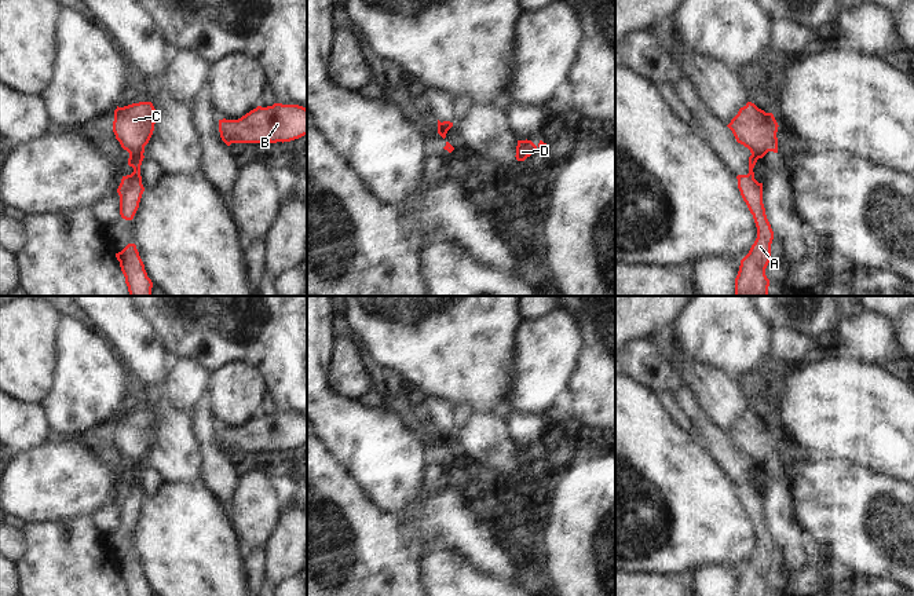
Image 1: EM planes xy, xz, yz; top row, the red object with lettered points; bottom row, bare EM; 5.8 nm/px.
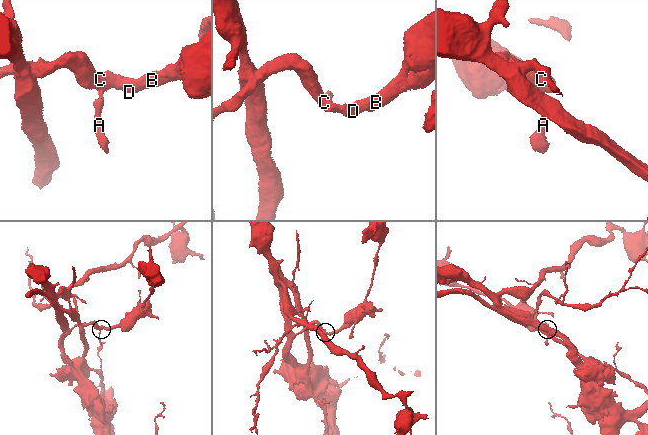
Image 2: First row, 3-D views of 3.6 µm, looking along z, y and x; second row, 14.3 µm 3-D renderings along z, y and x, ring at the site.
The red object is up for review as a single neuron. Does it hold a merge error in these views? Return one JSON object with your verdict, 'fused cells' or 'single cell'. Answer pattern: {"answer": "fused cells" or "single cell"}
{"answer": "fused cells"}

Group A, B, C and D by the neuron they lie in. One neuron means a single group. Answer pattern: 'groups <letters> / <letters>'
groups A / B C D

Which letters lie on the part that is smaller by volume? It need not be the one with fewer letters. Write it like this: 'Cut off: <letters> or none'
Cut off: A.

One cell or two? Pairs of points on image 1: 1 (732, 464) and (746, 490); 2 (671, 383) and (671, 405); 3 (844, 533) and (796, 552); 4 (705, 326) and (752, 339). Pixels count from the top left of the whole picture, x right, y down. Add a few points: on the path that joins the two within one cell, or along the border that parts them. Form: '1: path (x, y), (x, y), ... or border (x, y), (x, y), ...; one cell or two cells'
1: path (739, 471), (745, 483); one cell
2: border (657, 394), (669, 392), (691, 417); two cells
3: border (792, 509), (807, 538); two cells
4: path (716, 328), (723, 329), (735, 339), (741, 339); one cell

